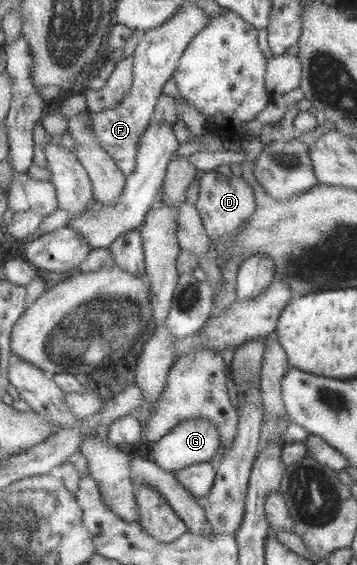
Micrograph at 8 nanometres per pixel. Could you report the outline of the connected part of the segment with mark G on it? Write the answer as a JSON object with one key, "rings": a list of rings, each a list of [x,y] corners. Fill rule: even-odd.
{"rings":[[[189,420],[155,442],[152,455],[156,464],[176,475],[181,470],[212,462],[221,448],[221,431],[209,420]]]}

